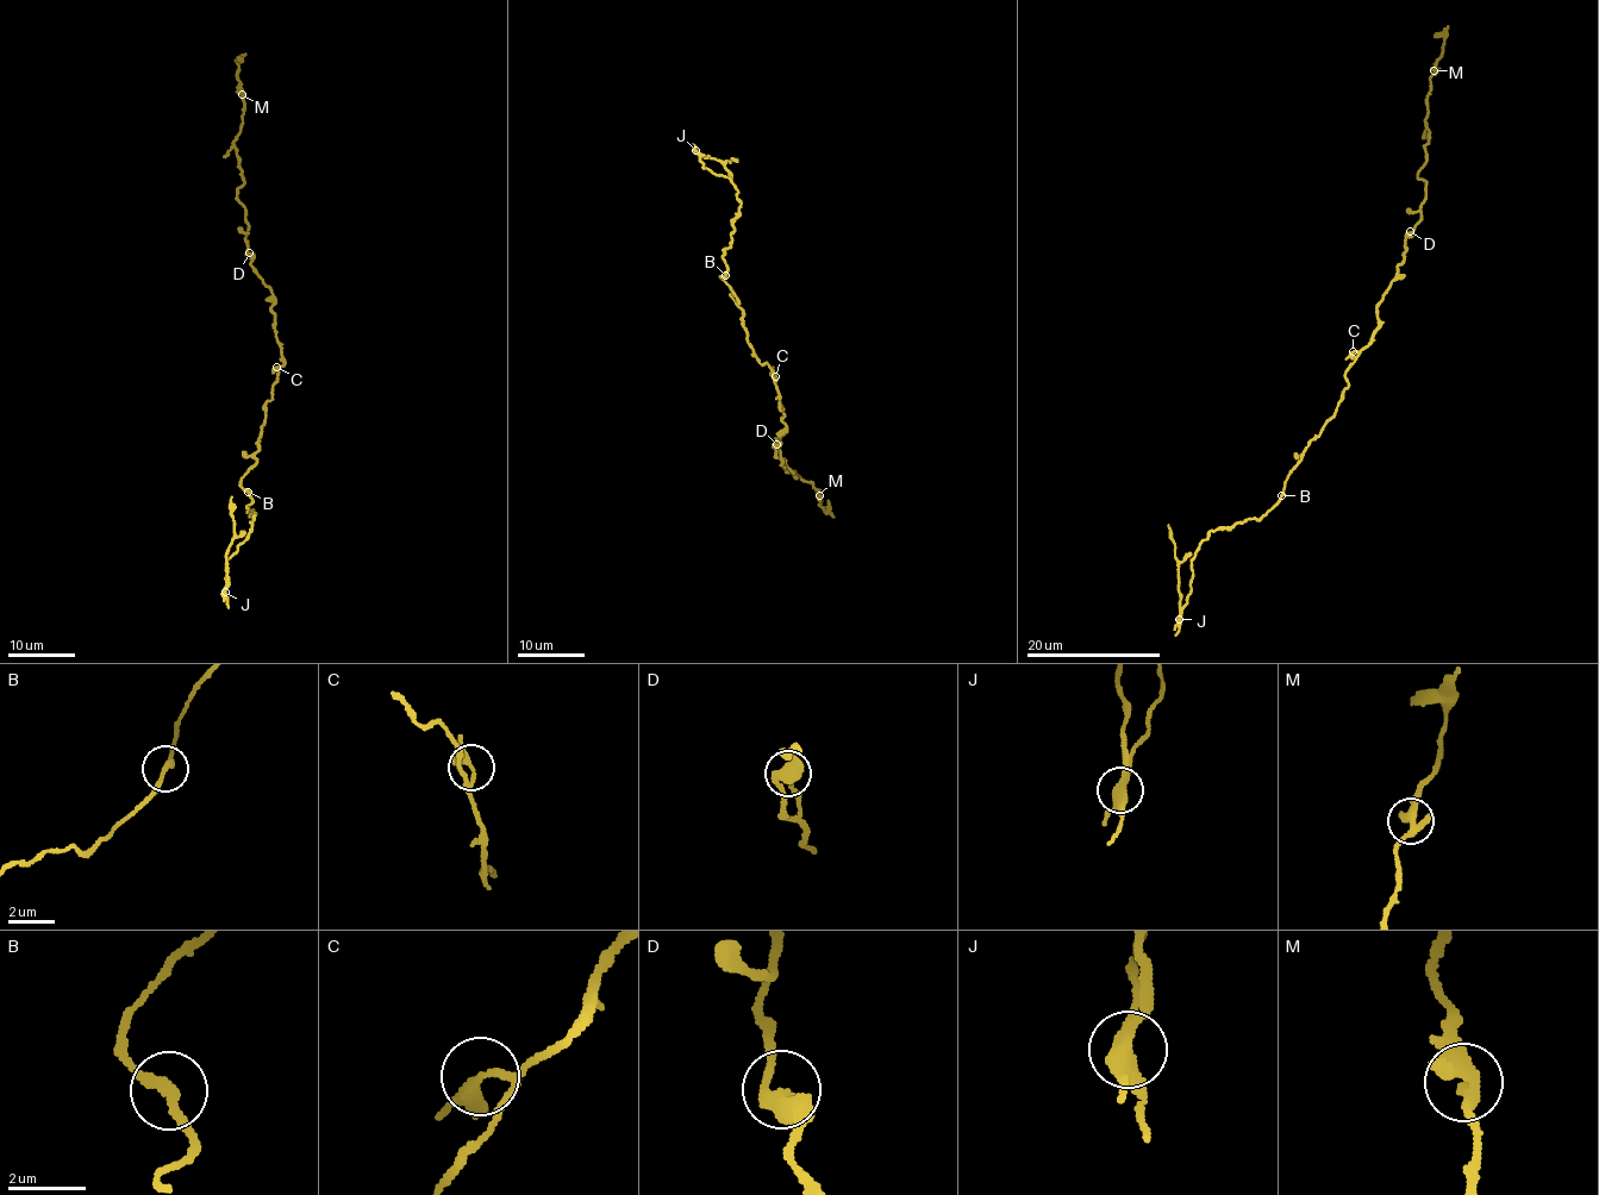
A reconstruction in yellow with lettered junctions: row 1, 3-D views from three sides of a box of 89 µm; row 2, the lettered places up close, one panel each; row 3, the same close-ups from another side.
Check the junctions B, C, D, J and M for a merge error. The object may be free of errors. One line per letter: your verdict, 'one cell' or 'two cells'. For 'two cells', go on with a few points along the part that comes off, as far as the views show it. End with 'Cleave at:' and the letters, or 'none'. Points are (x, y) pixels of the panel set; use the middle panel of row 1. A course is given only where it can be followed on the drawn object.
B: one cell
C: one cell
D: one cell
J: two cells | (697, 150), (725, 162), (738, 160)
M: one cell
Cleave at: J

